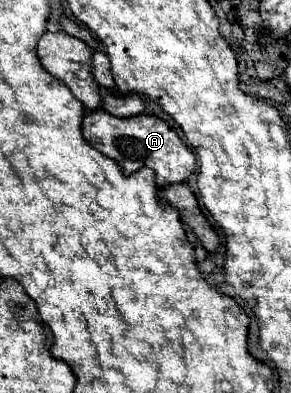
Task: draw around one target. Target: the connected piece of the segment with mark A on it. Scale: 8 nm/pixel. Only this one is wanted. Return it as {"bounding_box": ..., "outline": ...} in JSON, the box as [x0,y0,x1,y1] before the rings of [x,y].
{"bounding_box":[83,108,197,188],"outline":[[[103,108],[93,110],[83,118],[83,138],[99,152],[113,158],[123,168],[125,174],[133,174],[143,166],[155,170],[155,180],[161,188],[169,184],[187,182],[187,178],[195,172],[197,164],[195,154],[183,144],[183,140],[165,120],[151,114],[117,118]]]}

